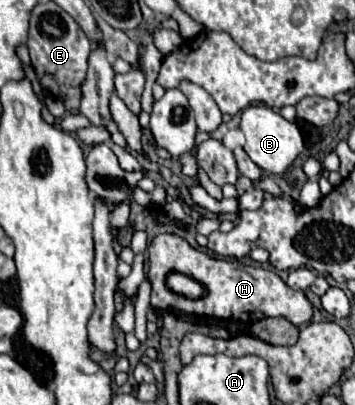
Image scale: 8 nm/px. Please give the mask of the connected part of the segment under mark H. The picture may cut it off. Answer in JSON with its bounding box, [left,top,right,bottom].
[148,234,312,326]

